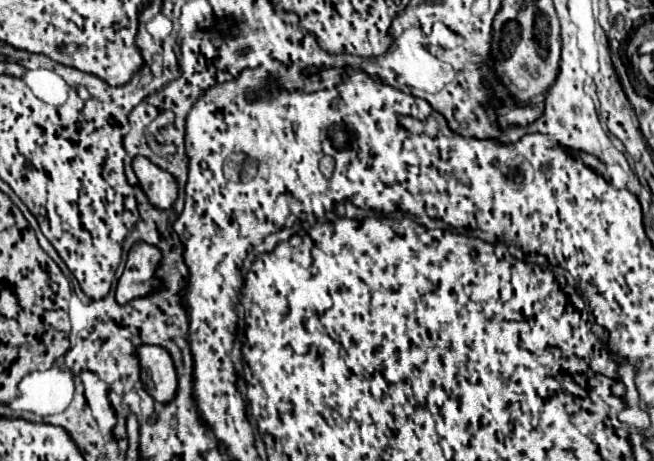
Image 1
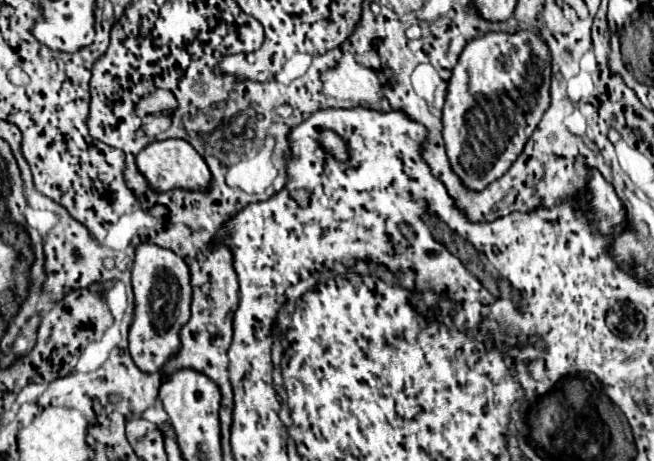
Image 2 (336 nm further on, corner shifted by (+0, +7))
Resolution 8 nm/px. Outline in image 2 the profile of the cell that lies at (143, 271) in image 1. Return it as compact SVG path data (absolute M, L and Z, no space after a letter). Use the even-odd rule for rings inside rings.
M142 242L136 248L136 260L132 268L134 286L134 322L130 326L130 354L142 372L158 372L164 362L180 350L178 332L190 318L192 286L190 270L186 262L174 252L156 244Z

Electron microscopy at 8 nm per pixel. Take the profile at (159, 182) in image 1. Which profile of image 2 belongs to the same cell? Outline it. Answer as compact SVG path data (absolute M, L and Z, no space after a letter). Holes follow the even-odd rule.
M162 140L152 142L136 156L136 166L140 174L148 180L150 188L158 194L168 192L172 188L186 188L186 190L206 190L210 184L210 170L204 158L184 140Z

